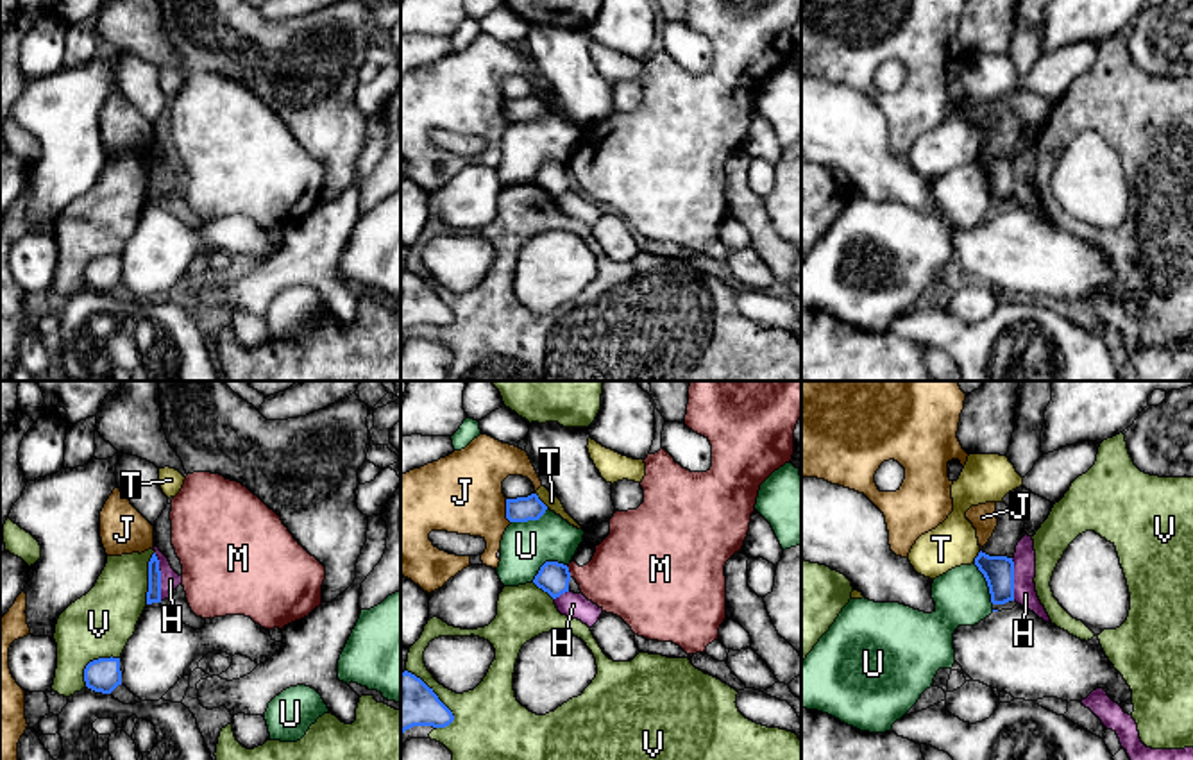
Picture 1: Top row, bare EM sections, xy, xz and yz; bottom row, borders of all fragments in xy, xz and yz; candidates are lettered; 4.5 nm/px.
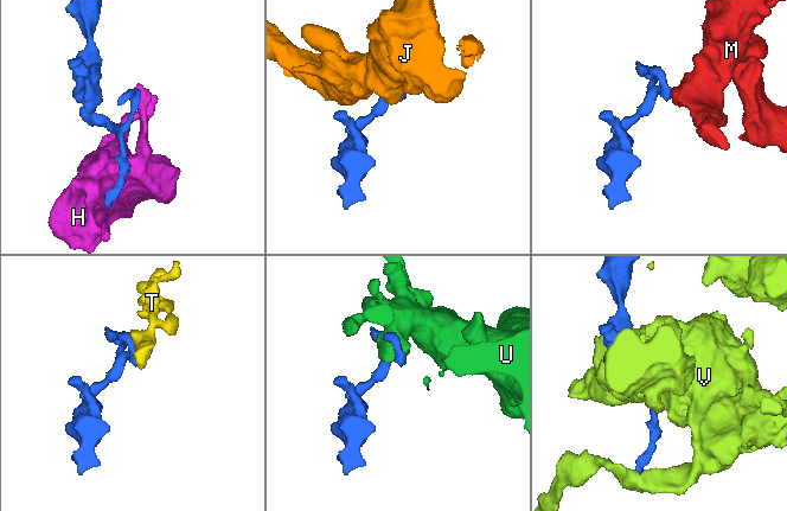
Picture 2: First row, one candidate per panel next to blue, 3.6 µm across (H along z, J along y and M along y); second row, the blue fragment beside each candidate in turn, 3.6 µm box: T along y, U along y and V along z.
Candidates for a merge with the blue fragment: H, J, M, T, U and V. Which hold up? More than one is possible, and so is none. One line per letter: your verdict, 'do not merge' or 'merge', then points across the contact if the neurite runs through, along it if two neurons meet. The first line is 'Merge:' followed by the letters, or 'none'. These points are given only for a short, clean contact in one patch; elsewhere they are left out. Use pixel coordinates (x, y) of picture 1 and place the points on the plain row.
Merge: none
H: do not merge; border xy (154, 152), (160, 163), (161, 199)
J: do not merge
M: do not merge; border xz (566, 165), (571, 176)
T: do not merge; border xz (535, 92), (548, 106)
U: do not merge
V: do not merge

